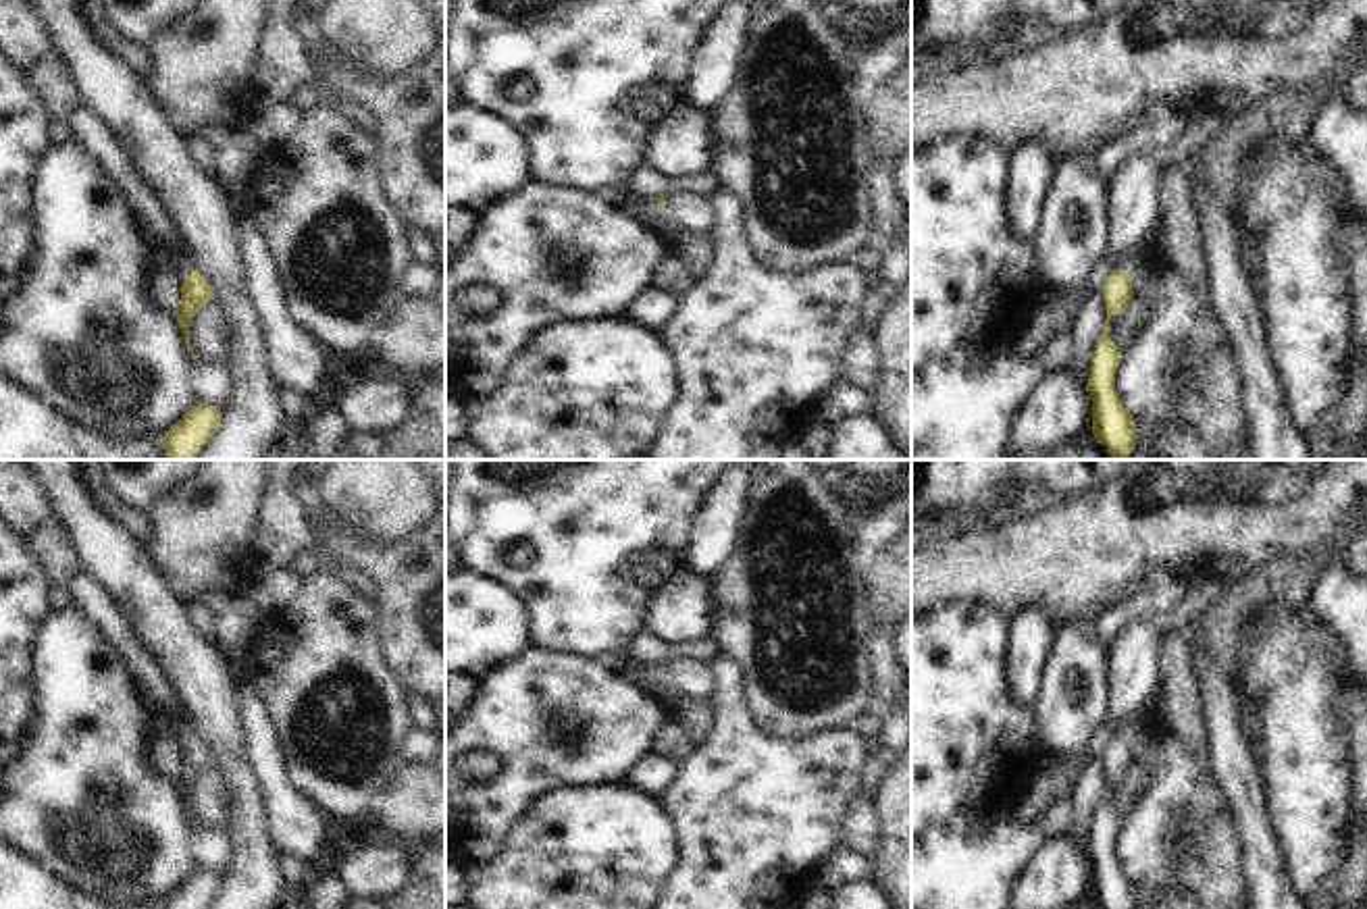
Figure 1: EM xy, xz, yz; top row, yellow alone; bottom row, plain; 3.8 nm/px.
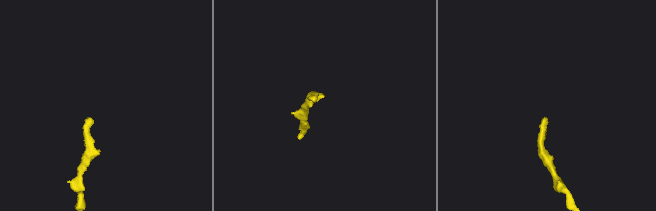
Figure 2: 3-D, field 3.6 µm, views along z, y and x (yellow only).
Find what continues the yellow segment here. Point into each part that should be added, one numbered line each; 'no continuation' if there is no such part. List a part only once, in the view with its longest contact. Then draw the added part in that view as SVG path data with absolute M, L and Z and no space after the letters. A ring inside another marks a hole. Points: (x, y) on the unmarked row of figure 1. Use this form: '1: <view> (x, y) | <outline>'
1: xy (182, 729) | M179 716L171 722L169 732L183 743L191 741L196 734L194 724L187 716Z

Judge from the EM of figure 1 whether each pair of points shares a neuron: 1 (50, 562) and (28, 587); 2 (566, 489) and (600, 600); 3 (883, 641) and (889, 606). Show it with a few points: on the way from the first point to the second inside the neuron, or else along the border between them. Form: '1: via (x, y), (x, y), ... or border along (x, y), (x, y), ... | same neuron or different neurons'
1: border along (26, 539), (32, 558), (50, 585) | different neurons
2: via (594, 516), (598, 521), (598, 573) | same neuron
3: border along (872, 618), (881, 618), (889, 627) | different neurons

